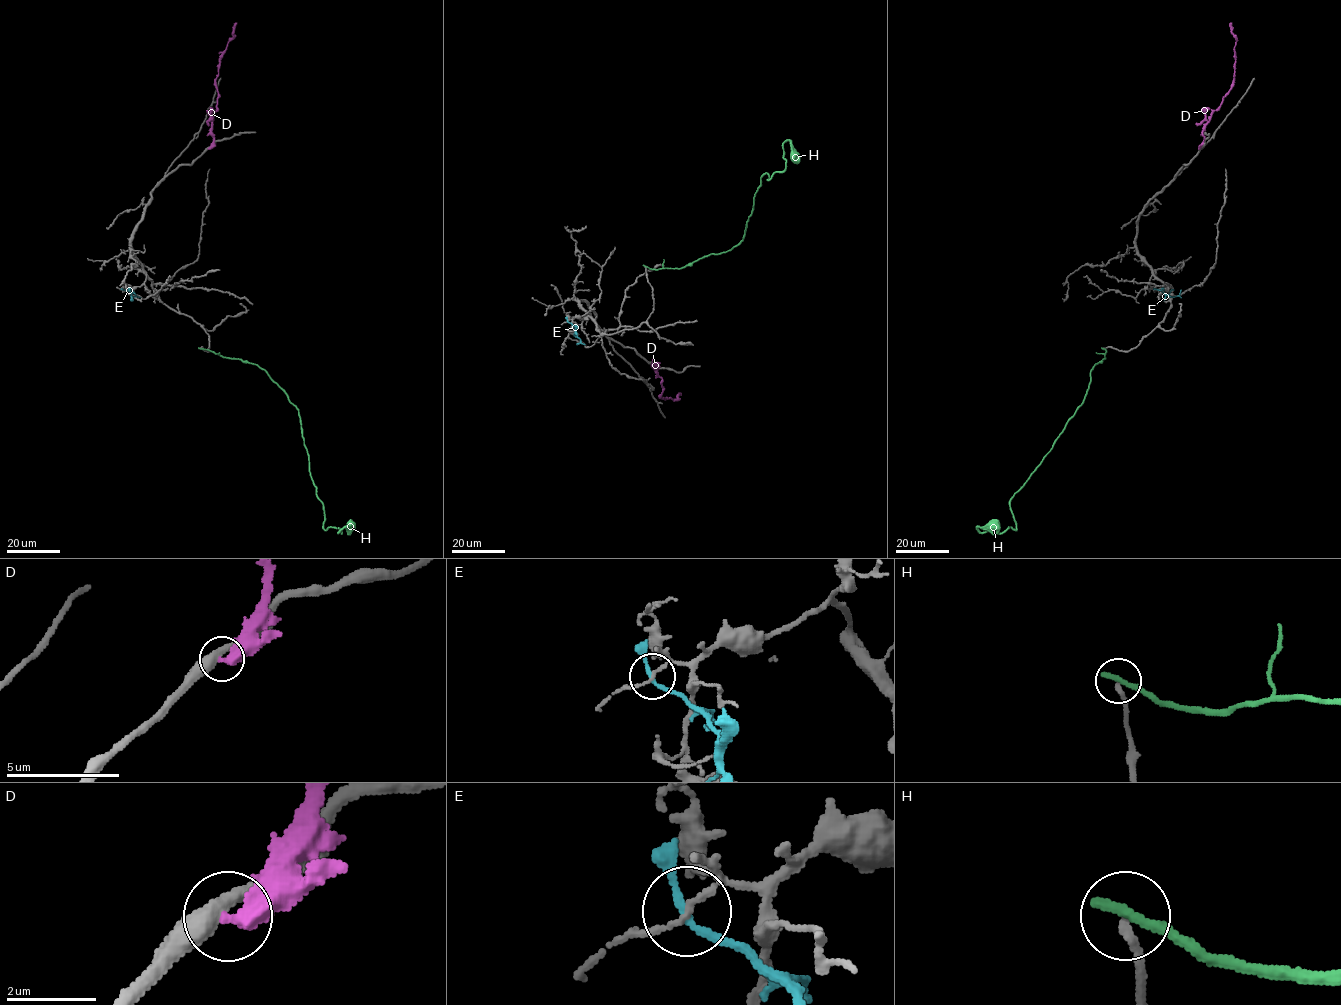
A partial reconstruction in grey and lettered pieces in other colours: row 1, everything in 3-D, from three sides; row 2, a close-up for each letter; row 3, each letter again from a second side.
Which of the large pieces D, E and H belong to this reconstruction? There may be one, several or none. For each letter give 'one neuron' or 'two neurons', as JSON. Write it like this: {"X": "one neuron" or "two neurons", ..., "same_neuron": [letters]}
{"D": "two neurons", "E": "two neurons", "H": "two neurons", "same_neuron": []}

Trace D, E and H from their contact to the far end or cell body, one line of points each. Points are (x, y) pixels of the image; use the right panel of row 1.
D: (1200, 148), (1204, 141), (1204, 126), (1220, 106), (1234, 78), (1236, 39), (1231, 22)
E: (1158, 289), (1172, 297), (1179, 295), (1181, 290)
H: (1102, 349), (1105, 358), (1090, 373), (1083, 403), (1009, 502), (1015, 530), (977, 529), (999, 529)

